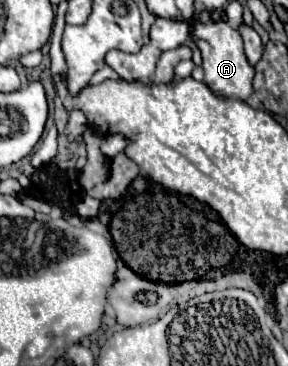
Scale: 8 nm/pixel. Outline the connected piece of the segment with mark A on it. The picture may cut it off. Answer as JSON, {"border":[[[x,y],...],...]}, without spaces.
{"border":[[[192,21],[194,27],[194,41],[202,51],[204,59],[204,83],[210,87],[210,91],[218,97],[228,97],[228,99],[240,99],[248,101],[248,97],[254,93],[252,89],[252,79],[254,79],[254,67],[248,63],[242,47],[242,37],[236,29],[232,29],[228,23],[218,21],[218,23],[196,23]]]}

